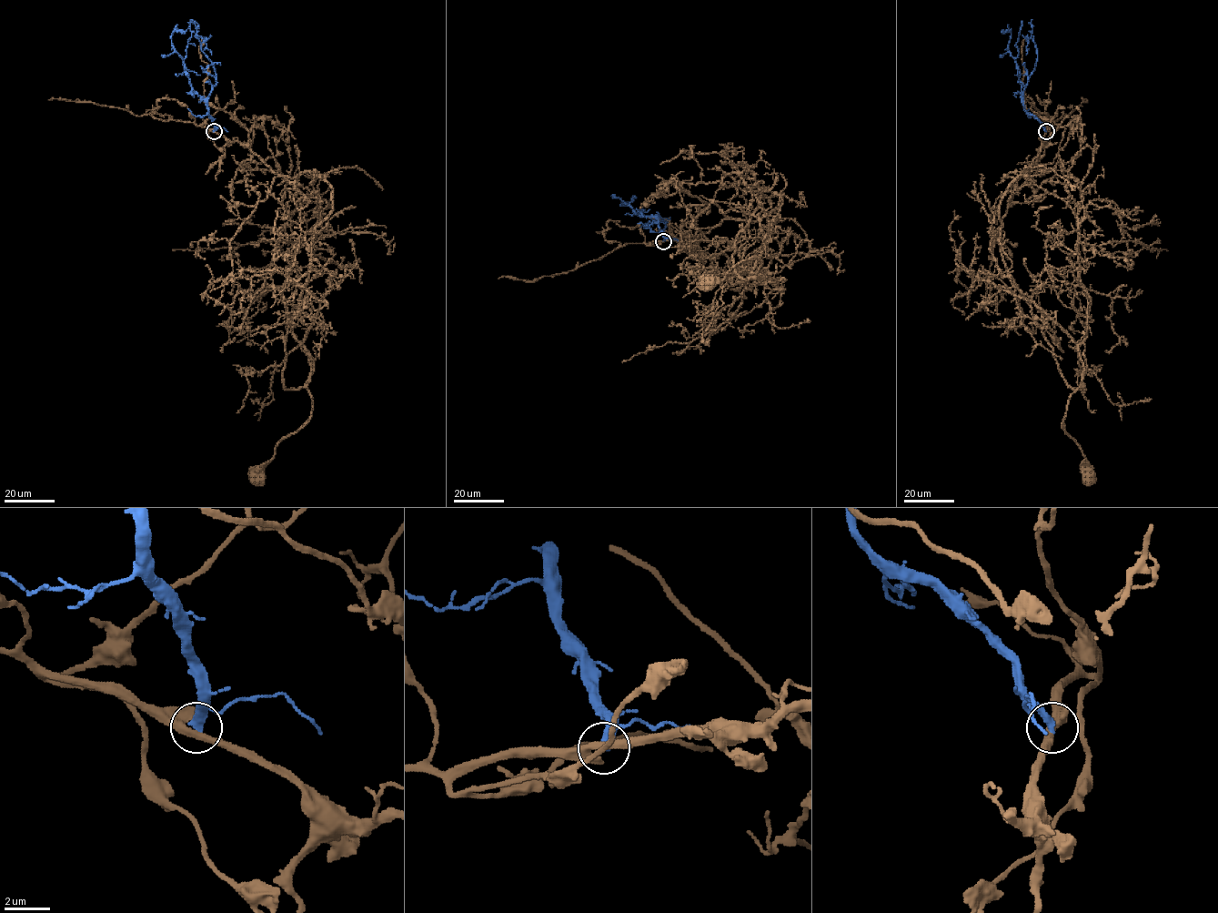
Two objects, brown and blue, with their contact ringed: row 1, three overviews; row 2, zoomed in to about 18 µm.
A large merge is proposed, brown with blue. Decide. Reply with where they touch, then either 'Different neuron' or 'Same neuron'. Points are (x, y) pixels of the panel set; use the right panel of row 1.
Place: (1046, 131). Different neuron

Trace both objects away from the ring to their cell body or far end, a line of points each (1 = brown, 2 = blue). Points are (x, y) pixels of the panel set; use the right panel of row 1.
1: (1046, 131), (1041, 144), (1064, 126), (1059, 157), (1081, 187), (1086, 372), (1064, 430), (1091, 476)
2: (1046, 131), (1024, 109), (1020, 71), (1008, 50), (1011, 31), (1003, 30)

